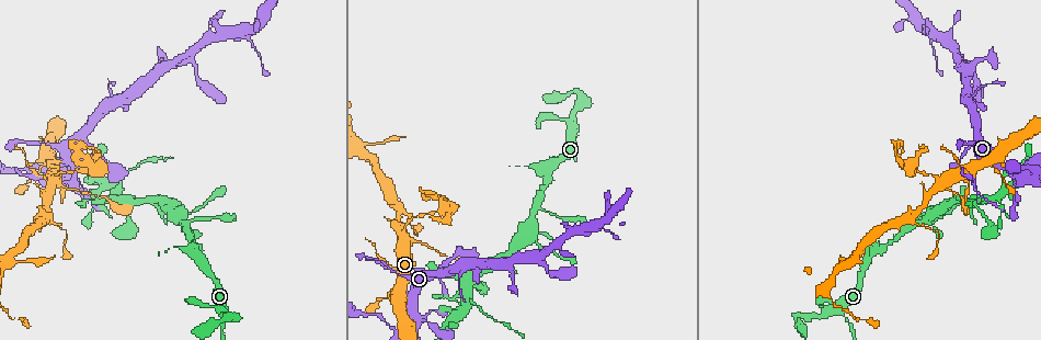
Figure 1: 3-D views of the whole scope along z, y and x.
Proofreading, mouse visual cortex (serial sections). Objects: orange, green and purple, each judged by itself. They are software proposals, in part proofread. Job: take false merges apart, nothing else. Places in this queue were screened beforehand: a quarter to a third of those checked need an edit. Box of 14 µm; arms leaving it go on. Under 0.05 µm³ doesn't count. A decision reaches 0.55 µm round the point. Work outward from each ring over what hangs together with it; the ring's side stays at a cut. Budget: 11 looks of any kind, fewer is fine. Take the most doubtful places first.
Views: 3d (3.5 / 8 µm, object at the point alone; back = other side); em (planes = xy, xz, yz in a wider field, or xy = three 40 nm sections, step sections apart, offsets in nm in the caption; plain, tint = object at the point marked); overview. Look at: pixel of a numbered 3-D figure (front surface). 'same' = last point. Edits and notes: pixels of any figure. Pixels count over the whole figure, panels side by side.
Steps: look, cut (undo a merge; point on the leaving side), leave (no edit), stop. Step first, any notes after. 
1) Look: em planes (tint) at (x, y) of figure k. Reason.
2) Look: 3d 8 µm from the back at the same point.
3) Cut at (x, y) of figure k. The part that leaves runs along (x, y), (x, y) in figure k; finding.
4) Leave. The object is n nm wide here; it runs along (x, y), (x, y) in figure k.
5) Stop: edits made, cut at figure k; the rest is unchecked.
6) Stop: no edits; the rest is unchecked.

Look: 3d 3.5 µm from the back at (55, 183) of figure 1. Thin arm on a thick one.

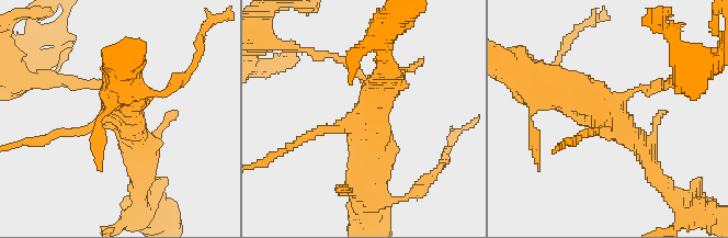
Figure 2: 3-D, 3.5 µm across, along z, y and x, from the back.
Look: em xy step 5 (tint) at (368, 116) of figure 2. 4 arms meet here; the arms are 150, 150, 300, 500 nm wide.

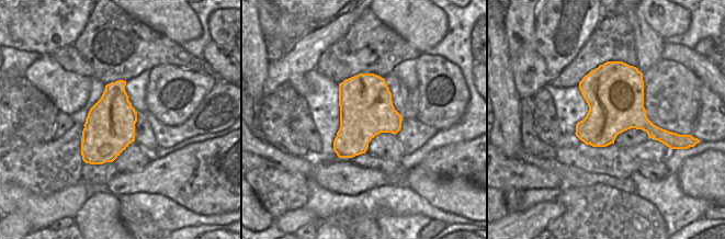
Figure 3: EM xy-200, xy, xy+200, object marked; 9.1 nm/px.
Cut at (91, 83) of figure 2. The part that leaves runs along (634, 89), (681, 82) in figure 2; a second cell is stuck on.

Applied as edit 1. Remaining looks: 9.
Look: 3d 3.5 µm at (1031, 177) of figure 1. Abrupt turn.

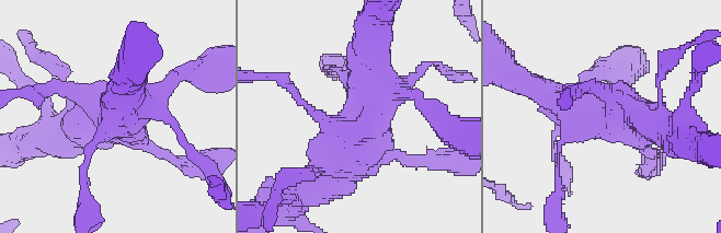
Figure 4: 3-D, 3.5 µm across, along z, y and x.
Look: em xy step 3 (tint) at (608, 116) of figure 4. Now the EM.

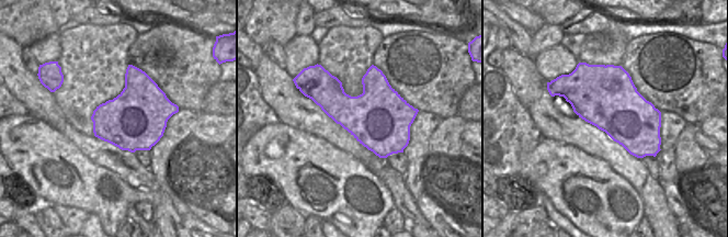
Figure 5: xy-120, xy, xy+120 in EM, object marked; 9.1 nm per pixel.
Leave. It runs along (374, 32), (370, 121), (333, 127) in figure 4; all the same cell.

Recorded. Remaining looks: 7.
Look: 3d 3.5 µm at (987, 60) of figure 1. A narrow waist.

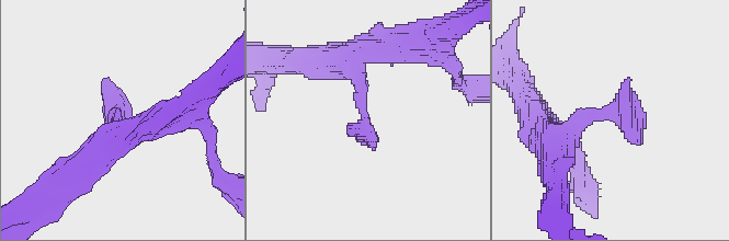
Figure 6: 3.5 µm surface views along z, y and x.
Look: em planes (tint) at (120, 110) of figure 6. Need the tissue.

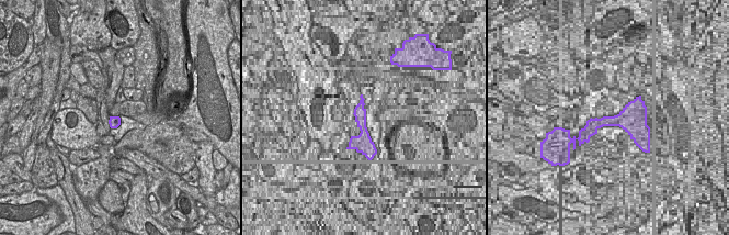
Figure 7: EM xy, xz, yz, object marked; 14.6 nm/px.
Leave. It runs along (343, 59), (361, 82), (361, 144) in figure 6; continuous, no second cell.

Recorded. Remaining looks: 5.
Stop: edits made, cut at figure 2; the rest is unchecked.

